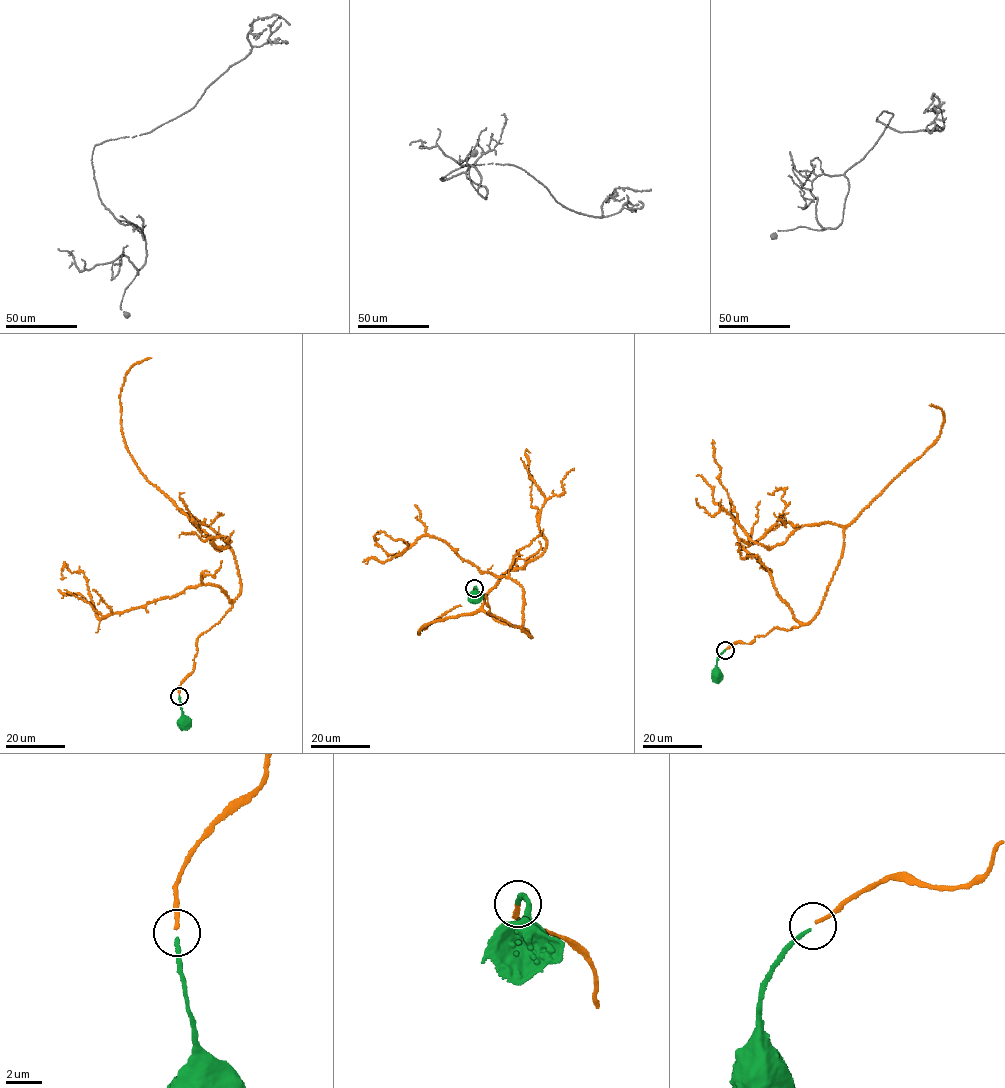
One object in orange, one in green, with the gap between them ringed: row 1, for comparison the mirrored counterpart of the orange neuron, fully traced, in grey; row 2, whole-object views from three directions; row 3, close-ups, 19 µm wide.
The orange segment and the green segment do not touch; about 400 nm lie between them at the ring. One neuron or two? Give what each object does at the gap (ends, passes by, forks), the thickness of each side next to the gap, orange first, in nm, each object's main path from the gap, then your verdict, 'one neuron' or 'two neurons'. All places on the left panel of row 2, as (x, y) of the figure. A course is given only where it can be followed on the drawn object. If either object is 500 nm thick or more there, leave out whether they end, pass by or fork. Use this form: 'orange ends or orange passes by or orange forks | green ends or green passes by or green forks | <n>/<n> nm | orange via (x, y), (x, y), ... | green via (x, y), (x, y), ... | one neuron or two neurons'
orange ends | green ends | 180/240 nm | orange via (179, 695), (197, 639), (231, 607), (241, 583), (229, 547), (182, 512), (227, 548), (201, 534), (185, 493) | green via (179, 696), (183, 722) | one neuron

